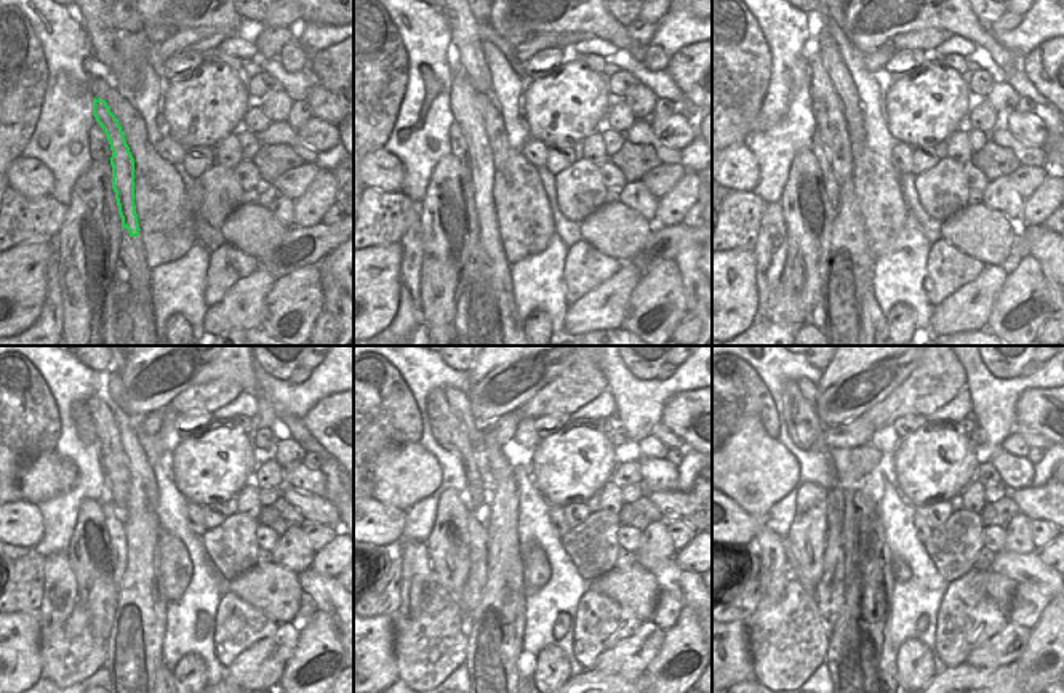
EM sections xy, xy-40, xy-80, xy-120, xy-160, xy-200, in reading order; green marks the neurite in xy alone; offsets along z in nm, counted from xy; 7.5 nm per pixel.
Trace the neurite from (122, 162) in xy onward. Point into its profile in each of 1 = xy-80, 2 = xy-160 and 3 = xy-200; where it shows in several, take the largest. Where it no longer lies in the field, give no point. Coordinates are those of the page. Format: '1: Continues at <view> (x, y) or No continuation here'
1: Continues at xy-80 (828, 109)
2: Continues at xy-160 (477, 471)
3: Continues at xy-200 (807, 388).

